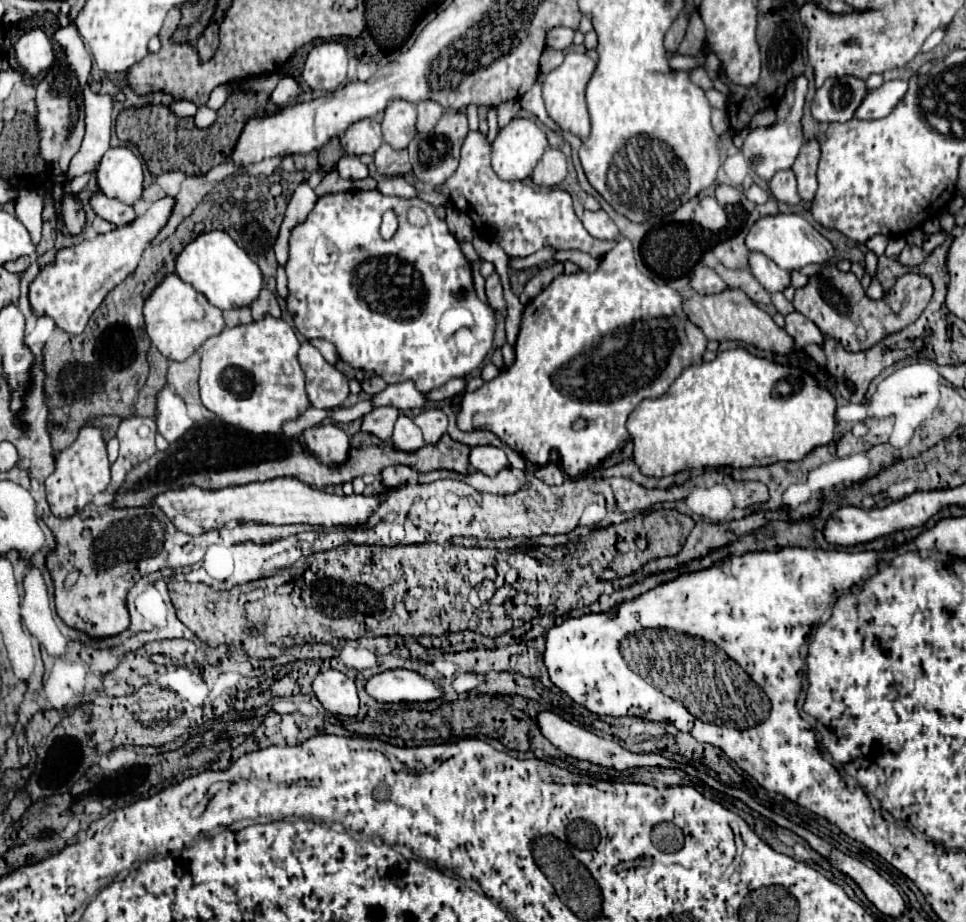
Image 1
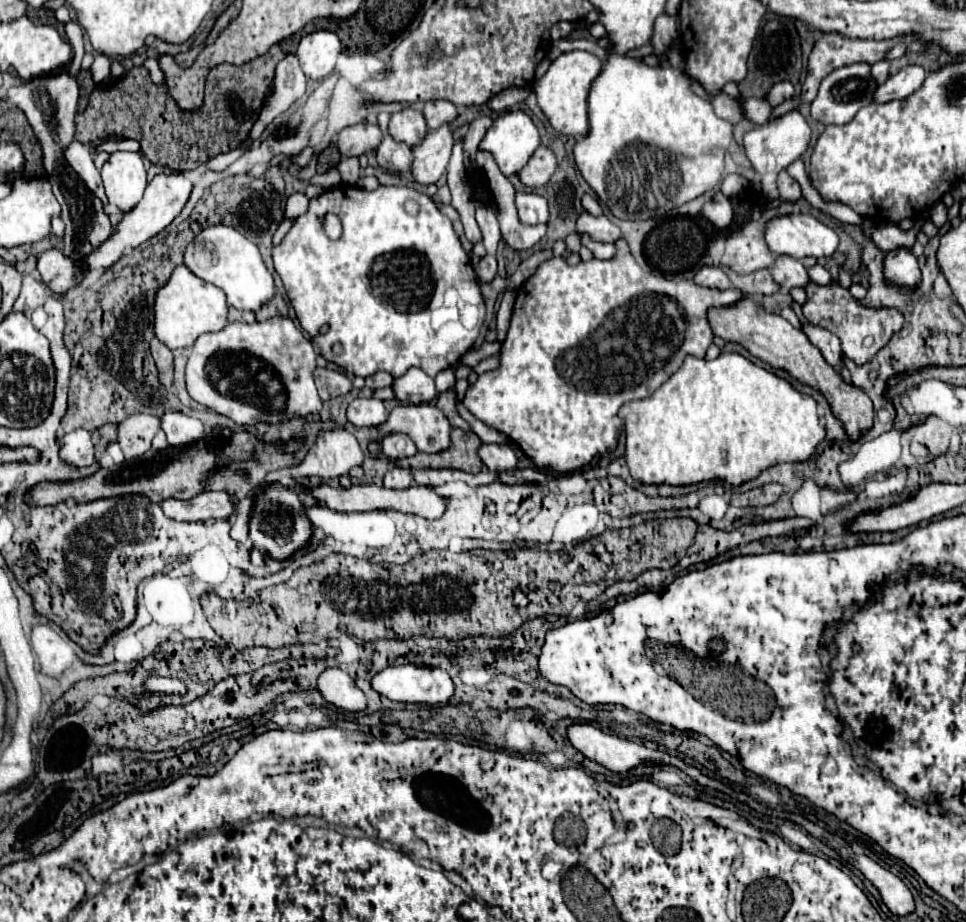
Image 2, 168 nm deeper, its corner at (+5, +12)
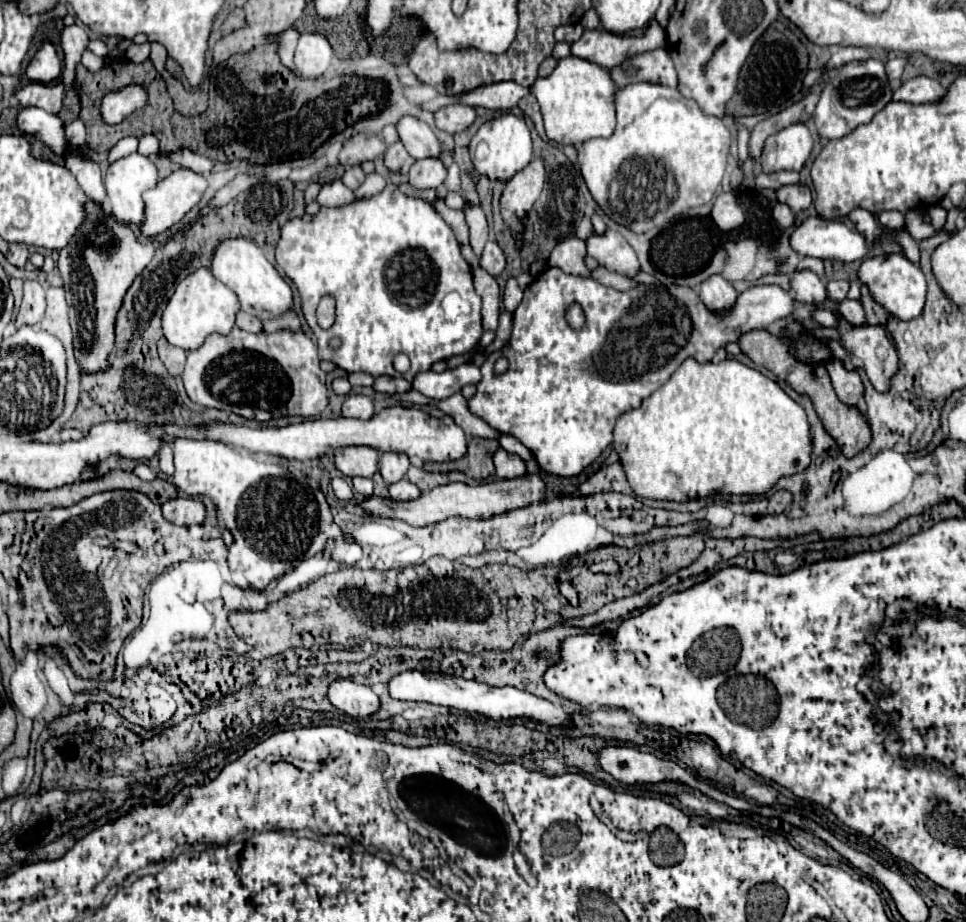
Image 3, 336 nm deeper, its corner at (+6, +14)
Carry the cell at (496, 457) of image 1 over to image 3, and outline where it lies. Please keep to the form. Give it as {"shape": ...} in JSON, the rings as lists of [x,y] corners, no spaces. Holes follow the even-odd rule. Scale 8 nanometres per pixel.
{"shape":[[[503,448],[497,450],[497,454],[493,456],[493,462],[495,462],[495,470],[497,470],[495,474],[499,480],[511,480],[527,474],[525,462],[517,454],[509,454]]]}

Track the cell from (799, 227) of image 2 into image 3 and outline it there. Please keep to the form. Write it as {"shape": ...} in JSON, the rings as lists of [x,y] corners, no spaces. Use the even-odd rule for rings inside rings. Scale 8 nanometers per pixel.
{"shape":[[[821,216],[807,218],[801,226],[797,226],[791,234],[791,246],[801,256],[813,256],[821,260],[837,260],[837,262],[855,262],[867,256],[871,250],[871,244],[867,244],[865,234],[851,230],[847,224],[837,220],[825,220]]]}

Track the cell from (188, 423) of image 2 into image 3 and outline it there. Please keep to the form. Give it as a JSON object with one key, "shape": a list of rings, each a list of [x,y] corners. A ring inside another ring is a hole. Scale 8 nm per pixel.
{"shape":[[[179,438],[177,442],[173,442],[173,452],[175,452],[175,476],[173,476],[175,486],[189,496],[211,498],[211,502],[217,508],[219,528],[229,530],[235,538],[227,556],[229,570],[231,572],[239,570],[251,588],[255,590],[267,588],[273,580],[283,576],[287,570],[295,568],[297,562],[311,558],[317,552],[327,552],[331,560],[343,566],[353,566],[361,560],[363,548],[357,542],[351,542],[347,534],[333,522],[333,514],[329,504],[325,502],[325,494],[317,486],[313,486],[307,478],[297,480],[287,470],[285,464],[257,460],[245,450],[237,450],[229,444],[207,440]]]}

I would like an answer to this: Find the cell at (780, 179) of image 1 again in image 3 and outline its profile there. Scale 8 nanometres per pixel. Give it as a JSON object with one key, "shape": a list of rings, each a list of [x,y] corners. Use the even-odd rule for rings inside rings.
{"shape":[[[793,184],[793,186],[781,186],[777,190],[777,198],[781,204],[787,204],[795,214],[807,210],[811,206],[811,190],[805,184]]]}

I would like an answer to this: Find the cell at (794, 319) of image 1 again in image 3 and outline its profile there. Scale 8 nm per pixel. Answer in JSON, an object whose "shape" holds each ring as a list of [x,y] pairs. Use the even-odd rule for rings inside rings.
{"shape":[[[837,360],[837,366],[833,366],[833,370],[829,370],[829,376],[831,376],[833,388],[839,396],[839,400],[845,402],[851,408],[857,408],[859,398],[865,392],[865,386],[863,386],[859,374],[857,372],[847,372],[843,362]]]}

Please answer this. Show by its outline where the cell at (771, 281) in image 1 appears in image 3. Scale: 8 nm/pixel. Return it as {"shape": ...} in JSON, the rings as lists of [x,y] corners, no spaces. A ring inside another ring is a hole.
{"shape":[[[801,270],[791,280],[791,290],[795,292],[795,298],[799,302],[821,306],[827,300],[827,288],[825,284],[809,270]]]}

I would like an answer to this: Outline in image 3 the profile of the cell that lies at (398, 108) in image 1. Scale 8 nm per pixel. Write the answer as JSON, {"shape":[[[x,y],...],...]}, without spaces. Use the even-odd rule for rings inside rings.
{"shape":[[[405,116],[399,120],[397,130],[399,130],[399,138],[401,138],[403,146],[415,160],[441,158],[439,140],[437,140],[435,132],[429,128],[429,124],[425,124],[423,120]]]}

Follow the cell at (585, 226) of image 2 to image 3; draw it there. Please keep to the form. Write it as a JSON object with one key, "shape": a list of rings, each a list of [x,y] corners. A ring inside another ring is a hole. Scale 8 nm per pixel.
{"shape":[[[607,230],[603,236],[587,238],[587,254],[593,256],[601,266],[611,272],[617,272],[627,278],[635,278],[641,272],[635,250],[625,242],[625,238],[613,230]]]}

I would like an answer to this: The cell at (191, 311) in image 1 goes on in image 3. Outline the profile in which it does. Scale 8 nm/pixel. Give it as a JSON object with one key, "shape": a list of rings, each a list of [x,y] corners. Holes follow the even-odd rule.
{"shape":[[[201,268],[189,274],[177,288],[163,312],[163,334],[167,342],[183,350],[197,350],[211,334],[229,334],[235,328],[235,316],[239,312],[237,294],[219,282],[209,268]]]}

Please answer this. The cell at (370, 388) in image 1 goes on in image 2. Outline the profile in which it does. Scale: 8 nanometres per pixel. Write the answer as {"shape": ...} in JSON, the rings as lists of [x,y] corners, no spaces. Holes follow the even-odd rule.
{"shape":[[[376,372],[376,374],[366,378],[366,386],[372,388],[372,390],[384,388],[384,386],[392,386],[392,382],[394,382],[394,376],[388,374],[388,372]]]}

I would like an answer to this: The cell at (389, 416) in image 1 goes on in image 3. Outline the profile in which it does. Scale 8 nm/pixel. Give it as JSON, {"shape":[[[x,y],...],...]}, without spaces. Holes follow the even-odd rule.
{"shape":[[[347,396],[343,402],[343,416],[345,418],[359,418],[359,420],[369,420],[375,414],[373,402],[367,396]]]}

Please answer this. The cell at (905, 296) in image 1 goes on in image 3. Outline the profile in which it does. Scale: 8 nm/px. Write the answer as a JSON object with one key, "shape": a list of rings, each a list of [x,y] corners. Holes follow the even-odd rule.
{"shape":[[[839,320],[843,348],[863,362],[863,368],[877,392],[889,392],[891,378],[899,370],[899,358],[887,332],[881,326],[853,326]]]}

